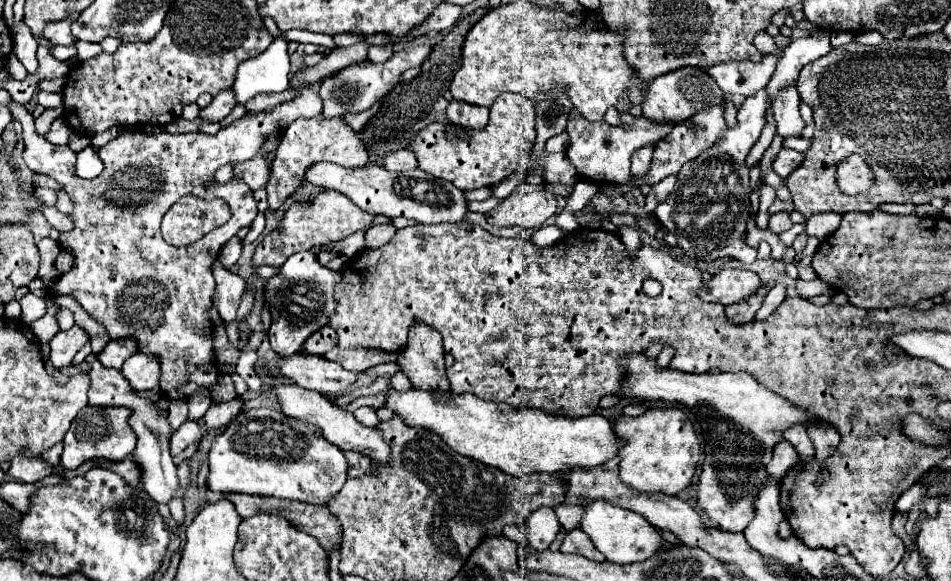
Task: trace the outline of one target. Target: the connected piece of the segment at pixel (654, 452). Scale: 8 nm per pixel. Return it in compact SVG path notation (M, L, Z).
M663 407L649 409L639 417L623 415L615 421L615 431L619 437L627 439L617 453L621 457L623 483L643 493L663 491L667 495L677 495L689 487L699 461L699 439L683 409Z

